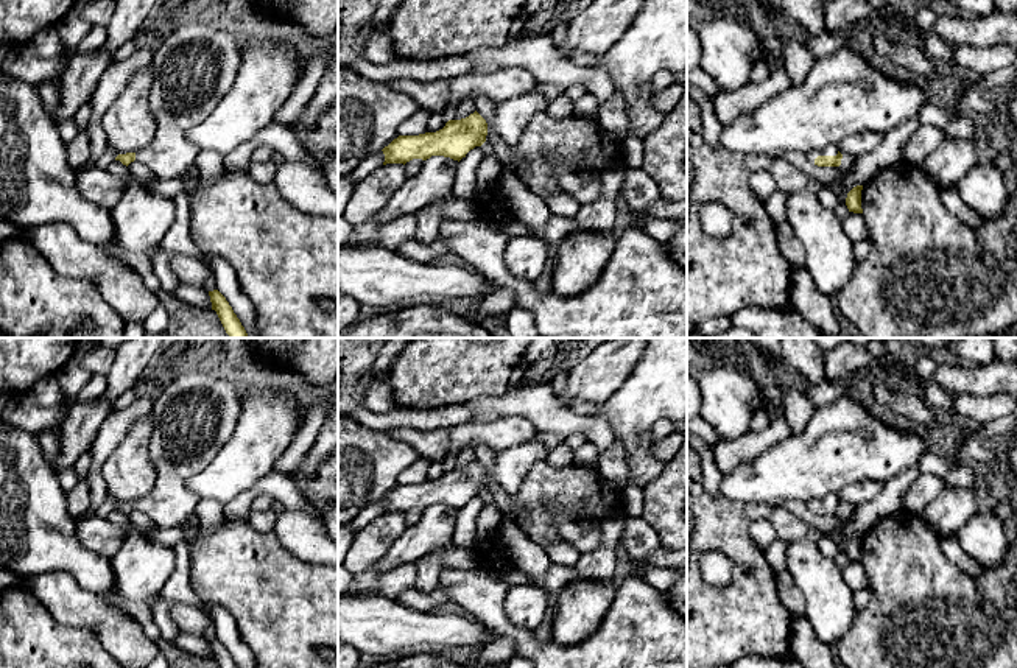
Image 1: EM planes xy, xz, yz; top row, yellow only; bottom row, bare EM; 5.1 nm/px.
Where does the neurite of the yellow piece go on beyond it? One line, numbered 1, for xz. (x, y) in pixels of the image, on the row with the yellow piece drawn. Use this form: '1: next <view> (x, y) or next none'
1: next none

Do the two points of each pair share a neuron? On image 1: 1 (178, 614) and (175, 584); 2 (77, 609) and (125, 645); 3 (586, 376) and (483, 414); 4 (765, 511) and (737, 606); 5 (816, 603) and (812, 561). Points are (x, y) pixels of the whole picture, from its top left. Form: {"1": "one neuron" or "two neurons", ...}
{"1": "two neurons", "2": "one neuron", "3": "two neurons", "4": "two neurons", "5": "one neuron"}

